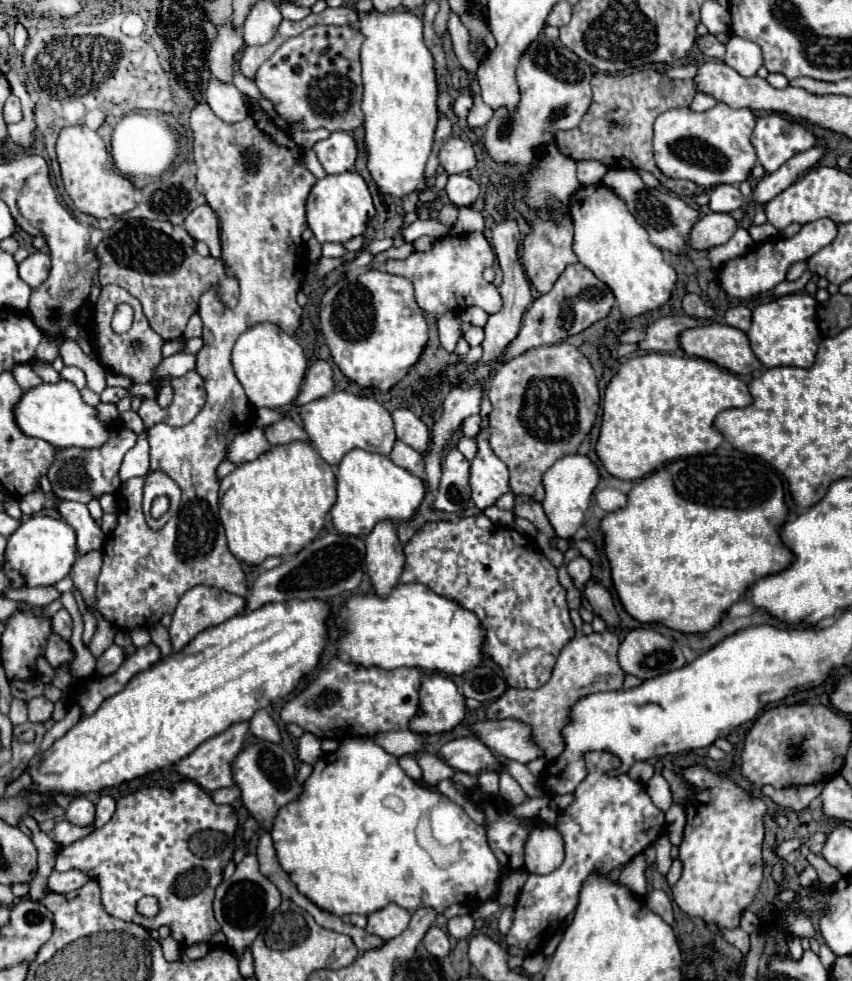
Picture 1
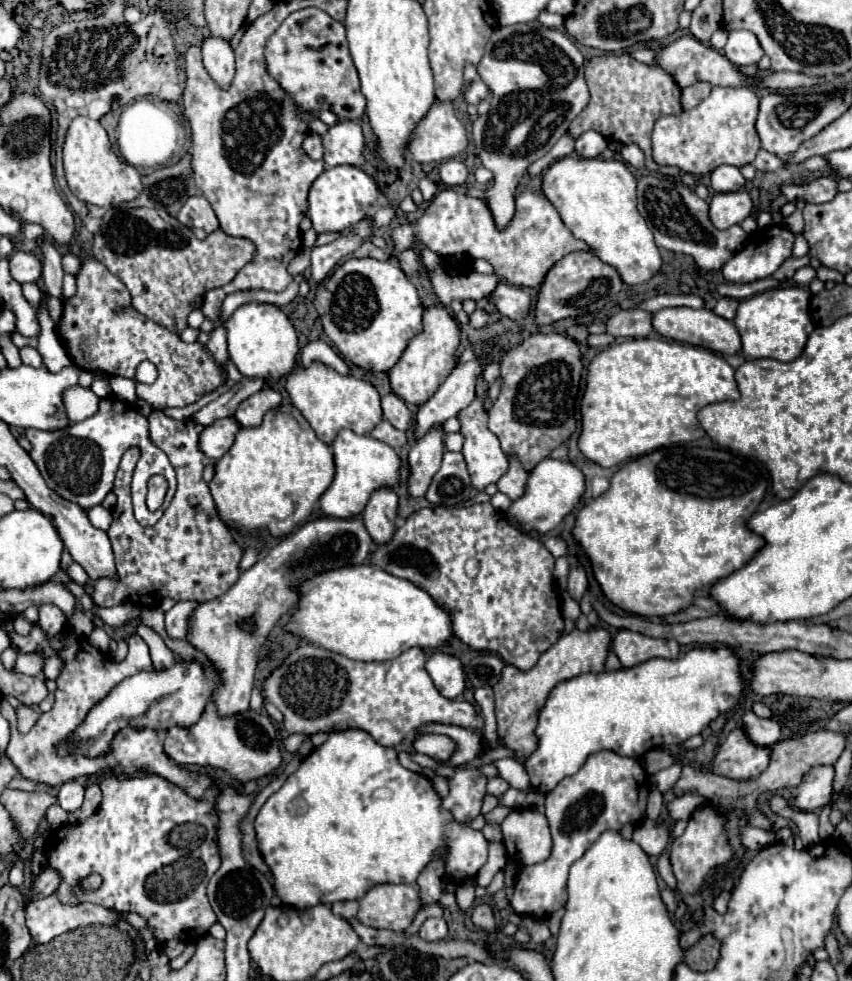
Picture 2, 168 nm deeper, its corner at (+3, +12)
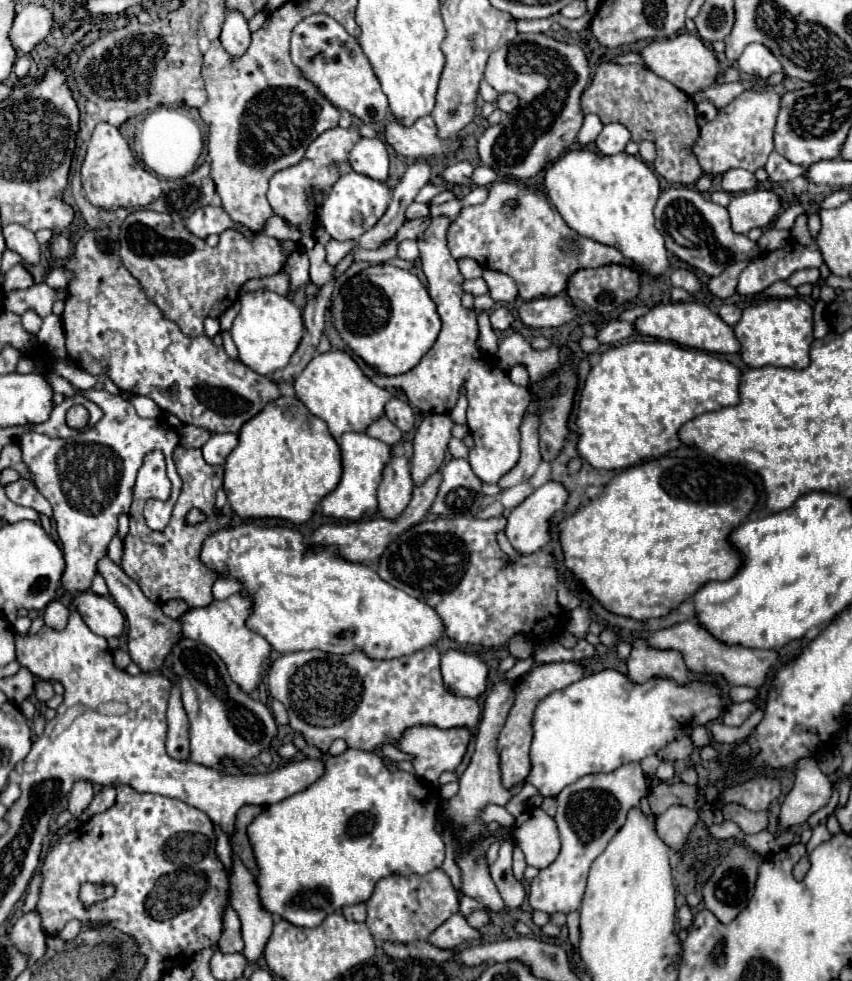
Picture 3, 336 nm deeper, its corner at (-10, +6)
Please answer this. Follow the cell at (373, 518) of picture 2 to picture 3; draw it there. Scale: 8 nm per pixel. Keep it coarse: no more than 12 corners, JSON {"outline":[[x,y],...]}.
{"outline":[[392,454],[378,488],[380,516],[396,518],[410,502],[410,462]]}

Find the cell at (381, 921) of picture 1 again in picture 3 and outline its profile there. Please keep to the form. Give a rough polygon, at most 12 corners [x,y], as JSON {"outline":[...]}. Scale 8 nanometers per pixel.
{"outline":[[442,868],[386,876],[366,900],[376,940],[426,940],[458,912]]}

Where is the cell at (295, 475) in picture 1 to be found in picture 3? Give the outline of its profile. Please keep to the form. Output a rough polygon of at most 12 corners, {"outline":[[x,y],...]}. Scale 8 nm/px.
{"outline":[[298,398],[242,424],[224,464],[240,518],[304,524],[340,448]]}

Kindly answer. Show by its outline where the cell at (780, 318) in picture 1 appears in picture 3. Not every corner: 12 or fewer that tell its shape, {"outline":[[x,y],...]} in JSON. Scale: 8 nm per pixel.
{"outline":[[772,298],[734,326],[750,368],[810,364],[812,306]]}

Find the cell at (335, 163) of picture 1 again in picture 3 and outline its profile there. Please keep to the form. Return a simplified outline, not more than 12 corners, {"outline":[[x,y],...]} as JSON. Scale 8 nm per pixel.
{"outline":[[362,138],[350,152],[352,170],[388,180],[388,150]]}

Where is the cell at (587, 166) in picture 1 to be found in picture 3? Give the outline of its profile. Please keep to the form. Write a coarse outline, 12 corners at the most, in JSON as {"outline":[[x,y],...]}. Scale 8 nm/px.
{"outline":[[606,124],[596,138],[598,152],[620,154],[630,142],[626,126]]}

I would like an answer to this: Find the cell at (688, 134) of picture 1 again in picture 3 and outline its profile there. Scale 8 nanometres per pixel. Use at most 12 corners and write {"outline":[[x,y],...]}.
{"outline":[[744,90],[700,128],[706,174],[758,170],[774,150],[774,90]]}

